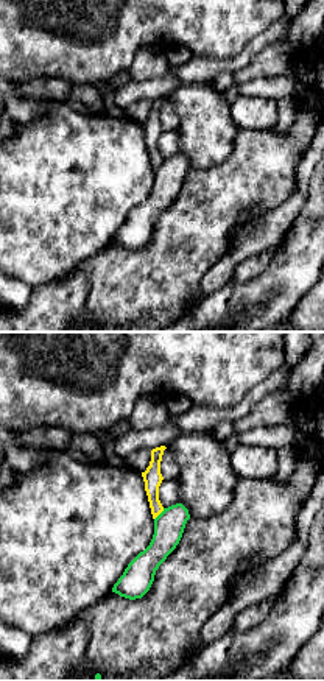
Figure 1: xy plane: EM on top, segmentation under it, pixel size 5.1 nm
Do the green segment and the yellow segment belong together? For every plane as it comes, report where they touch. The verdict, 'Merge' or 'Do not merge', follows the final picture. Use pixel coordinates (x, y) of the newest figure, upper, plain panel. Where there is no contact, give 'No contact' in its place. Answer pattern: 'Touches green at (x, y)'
Touches green at (159, 165)

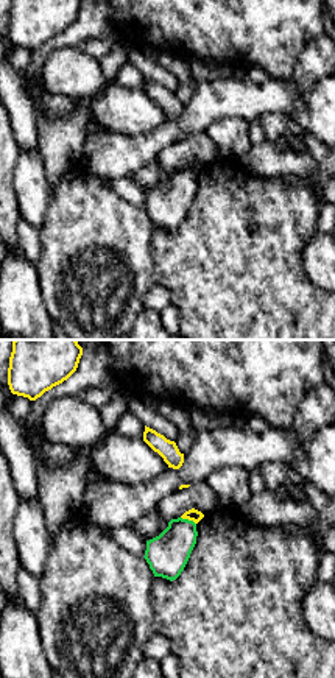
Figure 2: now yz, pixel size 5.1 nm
Touches green at (187, 170)

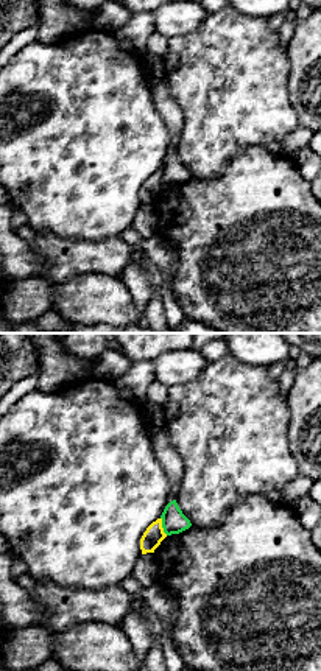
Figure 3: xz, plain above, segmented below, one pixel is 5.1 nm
Touches green at (162, 178)

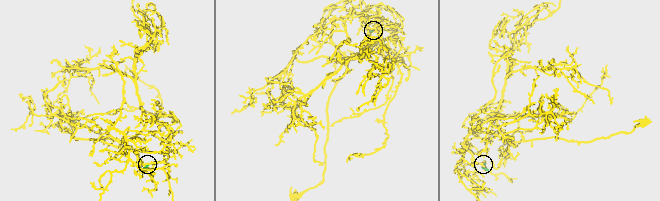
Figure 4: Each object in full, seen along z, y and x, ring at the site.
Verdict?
Do not merge

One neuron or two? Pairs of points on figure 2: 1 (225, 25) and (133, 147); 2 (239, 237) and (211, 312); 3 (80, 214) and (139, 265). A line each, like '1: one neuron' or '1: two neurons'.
1: two neurons
2: one neuron
3: one neuron

